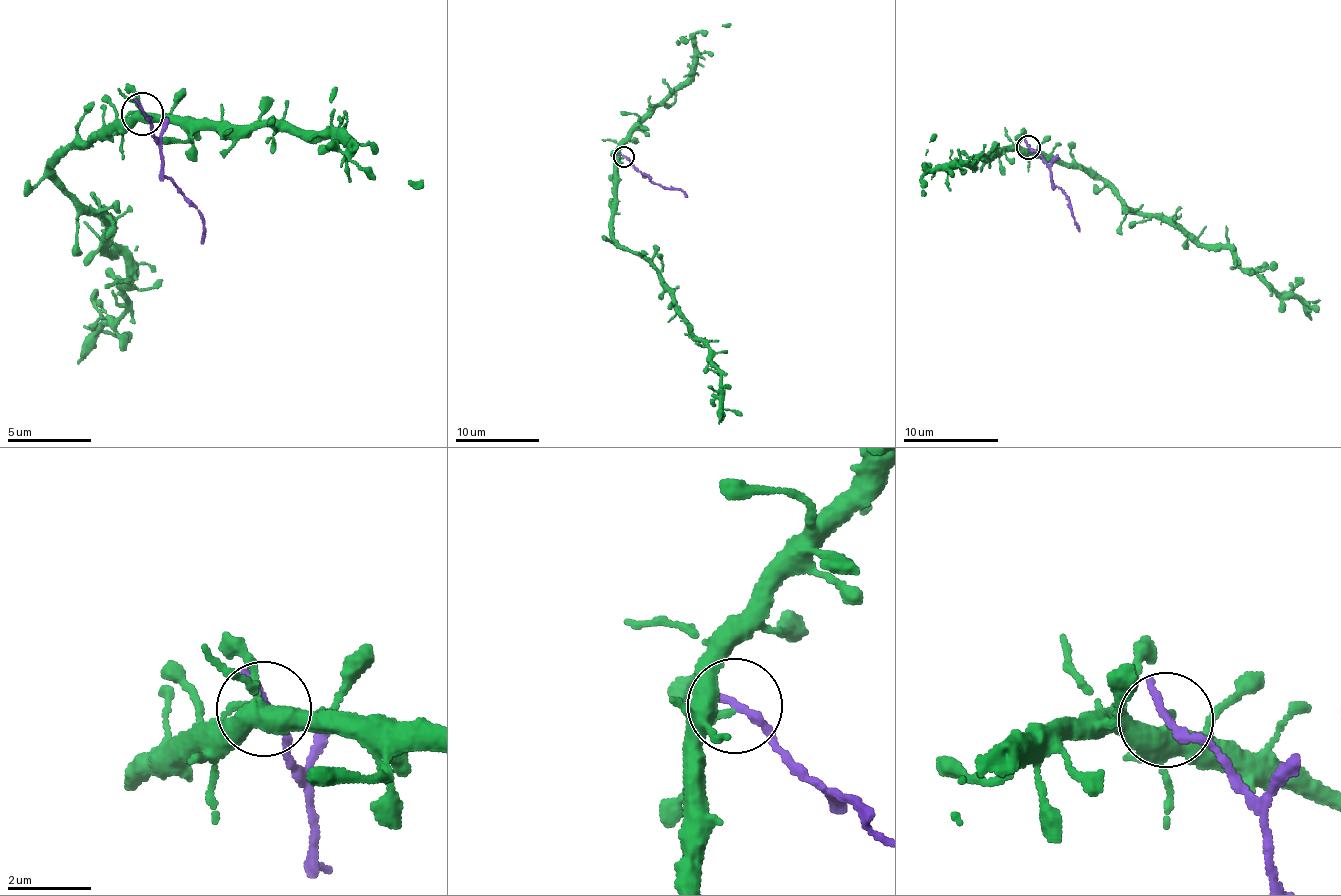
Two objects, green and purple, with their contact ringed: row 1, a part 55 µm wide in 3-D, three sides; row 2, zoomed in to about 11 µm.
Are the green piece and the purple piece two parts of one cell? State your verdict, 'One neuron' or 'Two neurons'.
Two neurons

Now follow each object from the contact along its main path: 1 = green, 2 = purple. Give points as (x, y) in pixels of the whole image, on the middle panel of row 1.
1: (624, 158), (616, 165), (613, 238), (650, 263), (672, 297), (674, 308), (708, 348), (723, 387), (720, 419)
2: (624, 156), (656, 184), (680, 190), (686, 196)

